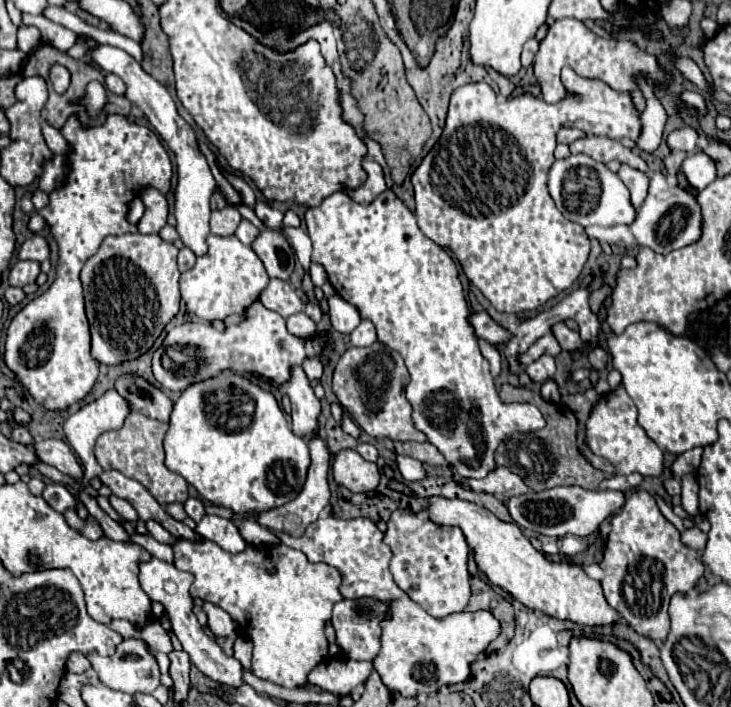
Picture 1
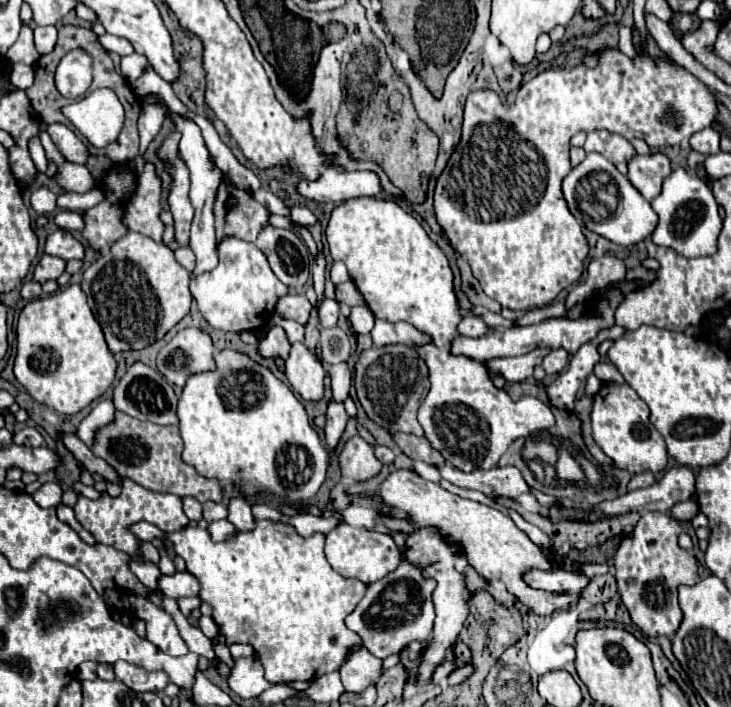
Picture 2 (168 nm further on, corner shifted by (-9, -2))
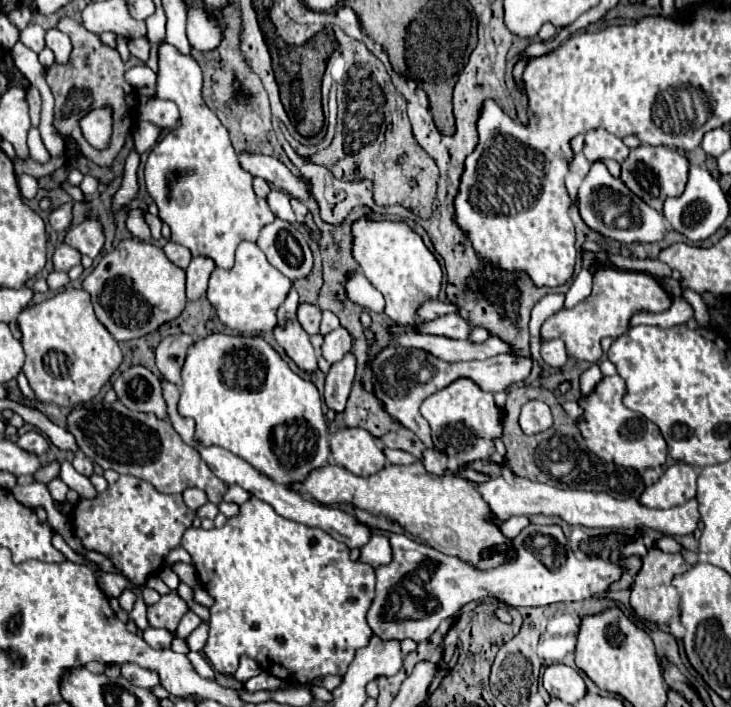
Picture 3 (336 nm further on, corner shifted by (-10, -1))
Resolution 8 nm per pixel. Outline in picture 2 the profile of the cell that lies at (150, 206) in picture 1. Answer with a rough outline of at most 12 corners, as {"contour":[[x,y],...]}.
{"contour":[[146,163],[122,221],[160,243],[160,179]]}

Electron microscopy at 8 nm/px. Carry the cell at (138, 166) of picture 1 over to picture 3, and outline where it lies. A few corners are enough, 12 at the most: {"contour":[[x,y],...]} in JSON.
{"contour":[[85,290],[27,306],[39,402],[89,402],[123,360]]}

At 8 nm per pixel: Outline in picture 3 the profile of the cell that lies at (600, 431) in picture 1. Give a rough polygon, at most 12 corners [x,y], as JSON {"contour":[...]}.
{"contour":[[603,378],[577,424],[601,460],[635,470],[667,458],[659,428],[623,404],[625,380]]}

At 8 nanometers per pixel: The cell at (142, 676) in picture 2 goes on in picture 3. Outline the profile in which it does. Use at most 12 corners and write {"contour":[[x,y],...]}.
{"contour":[[133,662],[121,666],[121,676],[135,686],[153,688],[159,674]]}

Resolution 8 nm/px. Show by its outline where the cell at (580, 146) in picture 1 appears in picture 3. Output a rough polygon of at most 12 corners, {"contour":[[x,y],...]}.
{"contour":[[603,128],[585,134],[587,160],[625,162],[629,148]]}

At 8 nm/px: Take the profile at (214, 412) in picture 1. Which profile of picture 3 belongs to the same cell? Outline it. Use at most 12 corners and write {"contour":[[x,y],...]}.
{"contour":[[263,338],[187,352],[177,410],[283,486],[331,454],[317,388]]}

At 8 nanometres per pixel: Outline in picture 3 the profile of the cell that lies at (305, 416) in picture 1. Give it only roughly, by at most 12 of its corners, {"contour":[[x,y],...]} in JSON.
{"contour":[[297,320],[275,328],[275,340],[295,366],[317,372],[317,354]]}

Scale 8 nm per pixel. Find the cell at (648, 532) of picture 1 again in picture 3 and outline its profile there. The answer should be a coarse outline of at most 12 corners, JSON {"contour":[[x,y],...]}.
{"contour":[[657,546],[643,556],[629,602],[653,624],[679,616],[671,586],[689,570],[679,552]]}

